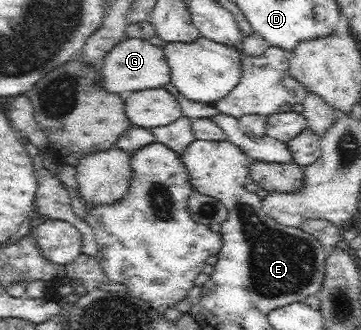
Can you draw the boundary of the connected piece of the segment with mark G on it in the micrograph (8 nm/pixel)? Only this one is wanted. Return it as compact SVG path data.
M129 38L118 42L101 60L101 86L113 94L129 94L146 89L163 88L171 84L171 70L163 49L141 38Z

